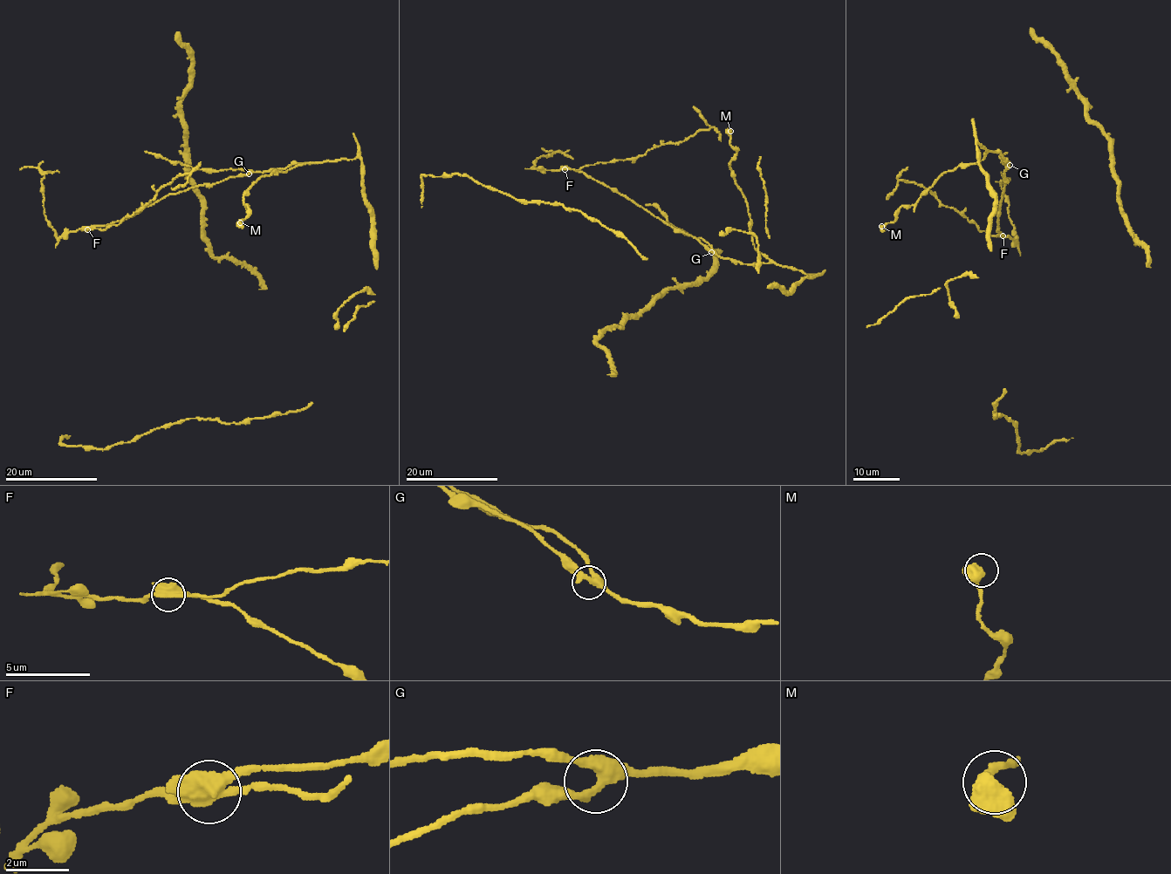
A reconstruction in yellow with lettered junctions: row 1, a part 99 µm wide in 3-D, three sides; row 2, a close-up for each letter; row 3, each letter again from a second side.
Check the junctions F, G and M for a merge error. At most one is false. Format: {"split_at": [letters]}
{"split_at": ["F"]}

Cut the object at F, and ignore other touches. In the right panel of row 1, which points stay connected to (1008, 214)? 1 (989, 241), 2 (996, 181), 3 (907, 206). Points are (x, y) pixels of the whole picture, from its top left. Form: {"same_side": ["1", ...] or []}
{"same_side": ["2"]}

